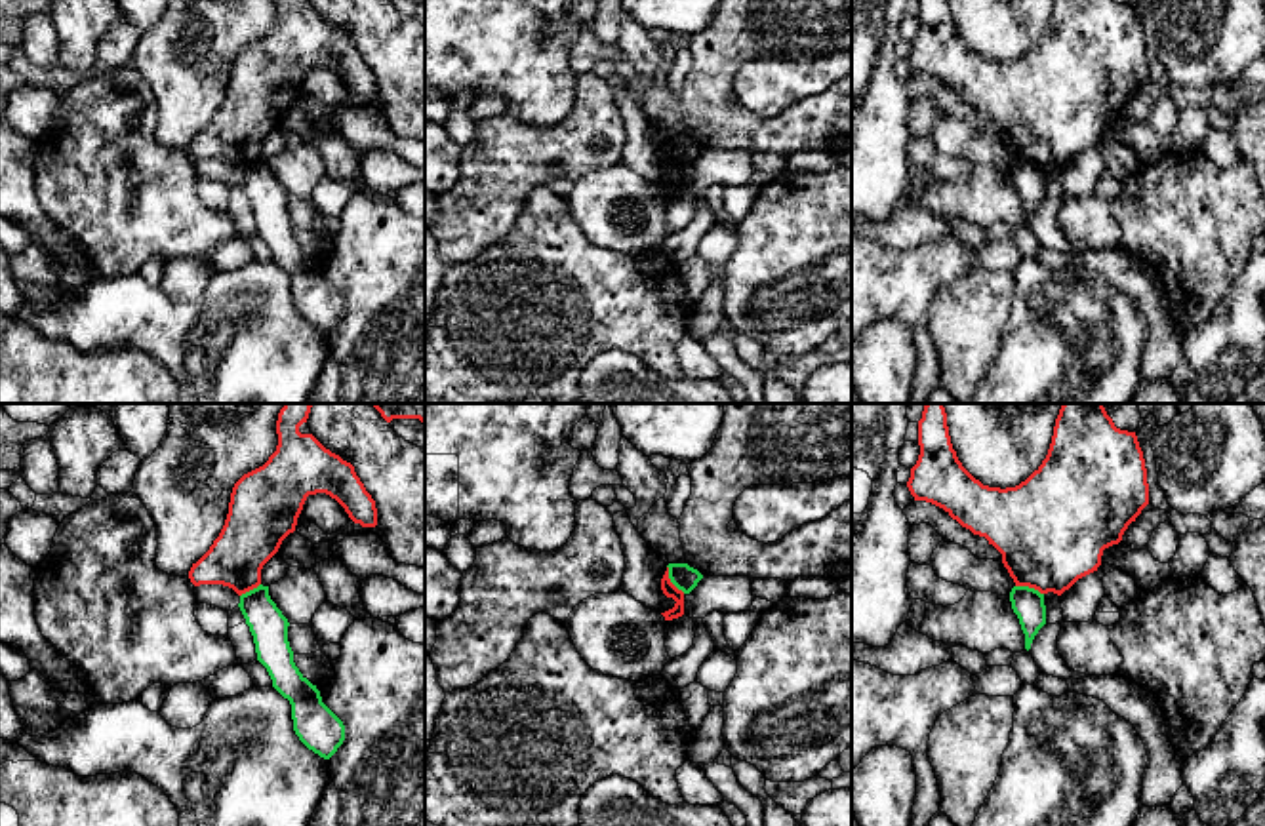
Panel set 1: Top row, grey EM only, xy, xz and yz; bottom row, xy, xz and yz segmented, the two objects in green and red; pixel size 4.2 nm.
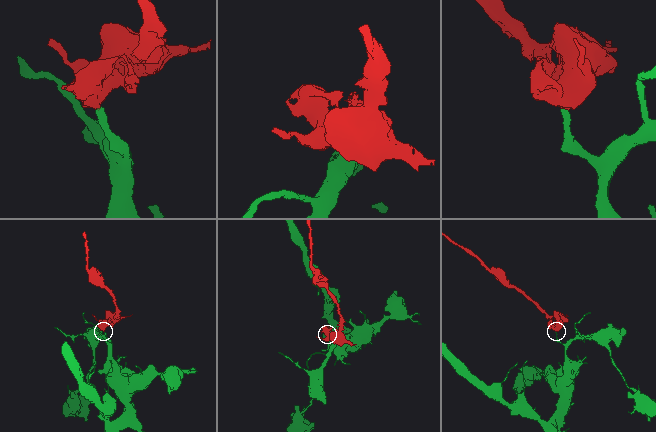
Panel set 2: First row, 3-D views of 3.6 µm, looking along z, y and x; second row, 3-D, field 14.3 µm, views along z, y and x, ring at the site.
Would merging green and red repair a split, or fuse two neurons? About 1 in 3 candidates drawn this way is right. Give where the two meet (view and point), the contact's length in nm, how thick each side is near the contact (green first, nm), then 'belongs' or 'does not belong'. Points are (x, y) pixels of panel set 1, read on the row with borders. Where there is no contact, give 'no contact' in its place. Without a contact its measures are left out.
meets green in xz at (671, 581); contact 140 nm long; 110 nm thick on the green side, 60 nm on the other; does not belong

